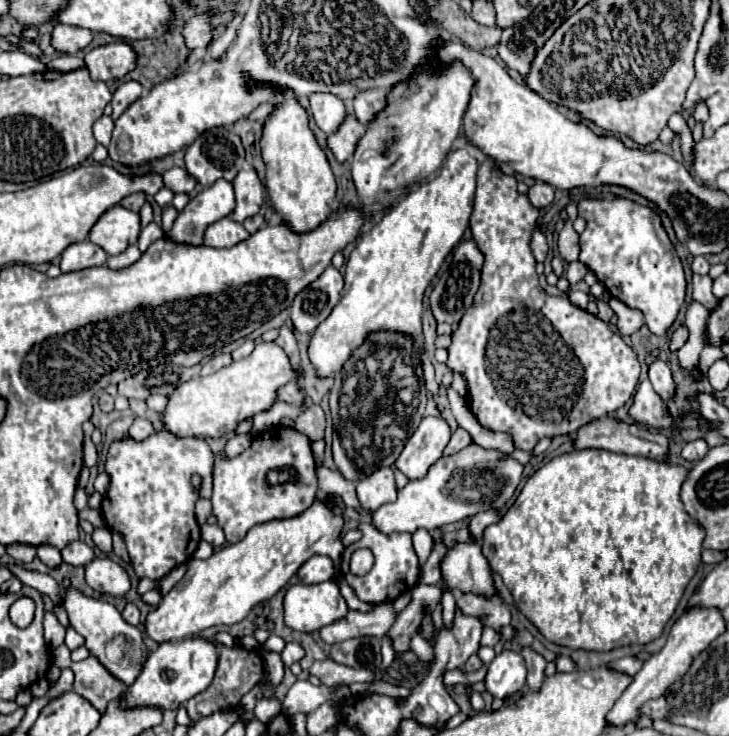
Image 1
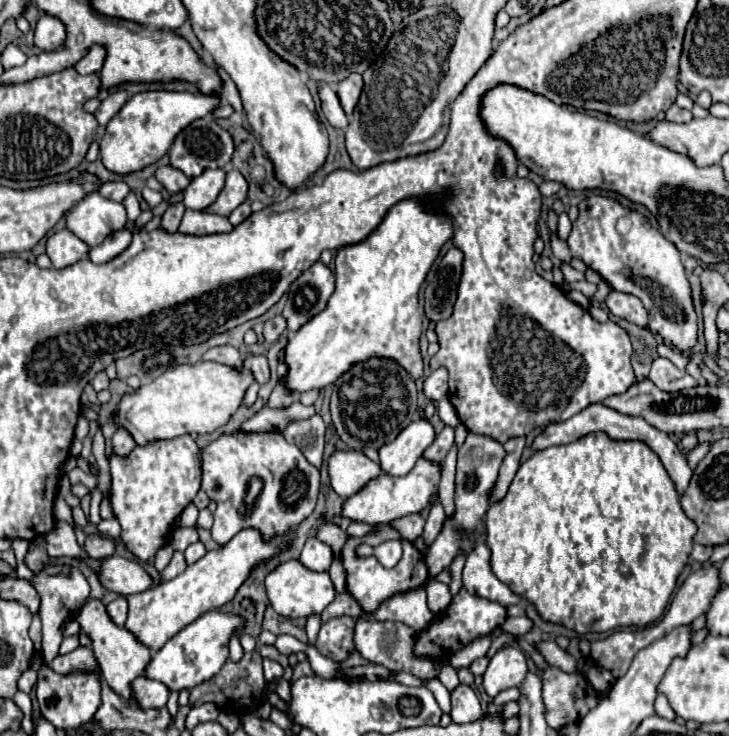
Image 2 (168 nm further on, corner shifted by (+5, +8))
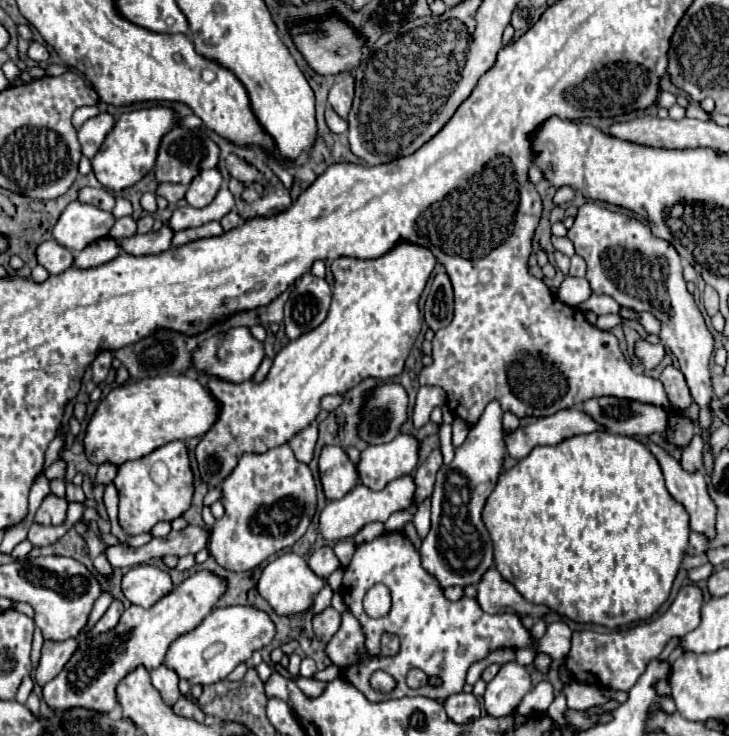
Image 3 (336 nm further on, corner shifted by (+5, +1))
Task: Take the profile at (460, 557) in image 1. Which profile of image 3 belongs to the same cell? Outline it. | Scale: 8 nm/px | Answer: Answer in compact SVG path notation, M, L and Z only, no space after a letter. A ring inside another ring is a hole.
M491 567L483 575L481 583L477 585L477 591L477 603L487 613L517 613L531 617L545 617L549 613L549 607L527 601L511 583L505 583L505 579L495 567Z

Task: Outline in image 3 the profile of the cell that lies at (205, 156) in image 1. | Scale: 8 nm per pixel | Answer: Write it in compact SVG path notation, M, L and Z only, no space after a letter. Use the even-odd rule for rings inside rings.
M173 127L161 139L153 171L155 171L157 183L181 183L181 185L189 185L193 181L193 177L201 169L213 169L213 167L217 167L217 161L219 161L219 147L207 137L207 133L203 129Z

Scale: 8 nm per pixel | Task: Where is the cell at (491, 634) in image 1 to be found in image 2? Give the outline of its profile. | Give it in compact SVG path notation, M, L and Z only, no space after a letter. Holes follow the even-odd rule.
M519 616L519 618L507 618L499 628L503 632L511 632L511 634L517 634L517 636L523 636L525 632L531 630L531 620L527 616Z

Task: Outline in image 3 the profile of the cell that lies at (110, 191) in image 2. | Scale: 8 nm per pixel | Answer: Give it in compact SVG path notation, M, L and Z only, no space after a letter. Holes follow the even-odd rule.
M83 187L83 189L79 189L77 201L79 203L95 205L95 207L99 207L103 211L111 211L113 205L115 205L115 197L107 189L103 189L103 187L99 187L99 189L95 189L95 187Z

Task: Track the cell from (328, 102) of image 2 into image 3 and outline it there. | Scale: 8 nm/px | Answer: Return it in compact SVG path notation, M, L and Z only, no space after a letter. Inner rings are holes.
M331 107L325 109L325 119L327 119L327 125L333 133L347 133L347 121L341 119Z

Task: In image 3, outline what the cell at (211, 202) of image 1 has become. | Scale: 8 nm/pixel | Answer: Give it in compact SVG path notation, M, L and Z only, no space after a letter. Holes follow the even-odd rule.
M205 169L205 171L201 171L193 179L189 189L187 189L187 195L185 195L187 203L191 207L205 207L205 205L209 205L215 199L215 195L217 195L217 191L221 187L221 181L223 179L221 179L219 169Z

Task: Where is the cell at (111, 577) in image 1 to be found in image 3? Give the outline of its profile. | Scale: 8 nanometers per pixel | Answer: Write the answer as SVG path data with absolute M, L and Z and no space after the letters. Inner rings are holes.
M137 565L123 577L125 597L141 607L151 607L175 589L167 571L153 565Z

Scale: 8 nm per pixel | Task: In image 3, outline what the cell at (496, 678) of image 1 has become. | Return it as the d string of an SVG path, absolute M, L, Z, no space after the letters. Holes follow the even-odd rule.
M511 661L499 669L485 691L485 709L491 717L511 715L531 691L531 677L525 667Z

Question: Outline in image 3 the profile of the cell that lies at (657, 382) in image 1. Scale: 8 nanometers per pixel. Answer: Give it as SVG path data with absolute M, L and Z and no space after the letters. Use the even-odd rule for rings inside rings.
M665 367L661 373L661 383L665 387L665 393L669 397L669 401L681 409L687 409L691 405L691 395L689 395L689 387L685 383L685 377L679 369Z

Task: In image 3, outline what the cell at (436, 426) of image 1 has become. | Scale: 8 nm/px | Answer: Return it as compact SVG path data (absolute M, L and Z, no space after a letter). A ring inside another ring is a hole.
M397 435L385 445L369 445L355 463L359 481L373 491L381 491L389 481L409 475L417 467L417 453L419 443L411 435Z

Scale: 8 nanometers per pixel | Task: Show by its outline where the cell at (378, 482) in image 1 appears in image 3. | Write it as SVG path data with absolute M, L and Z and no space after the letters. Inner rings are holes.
M325 445L319 455L319 477L329 501L345 497L357 485L355 463L337 445Z

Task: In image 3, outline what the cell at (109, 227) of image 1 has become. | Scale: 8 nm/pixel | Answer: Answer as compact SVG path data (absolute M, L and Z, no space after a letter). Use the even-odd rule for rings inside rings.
M71 201L53 227L53 239L65 249L79 253L95 239L107 237L115 219L111 213L93 205Z

